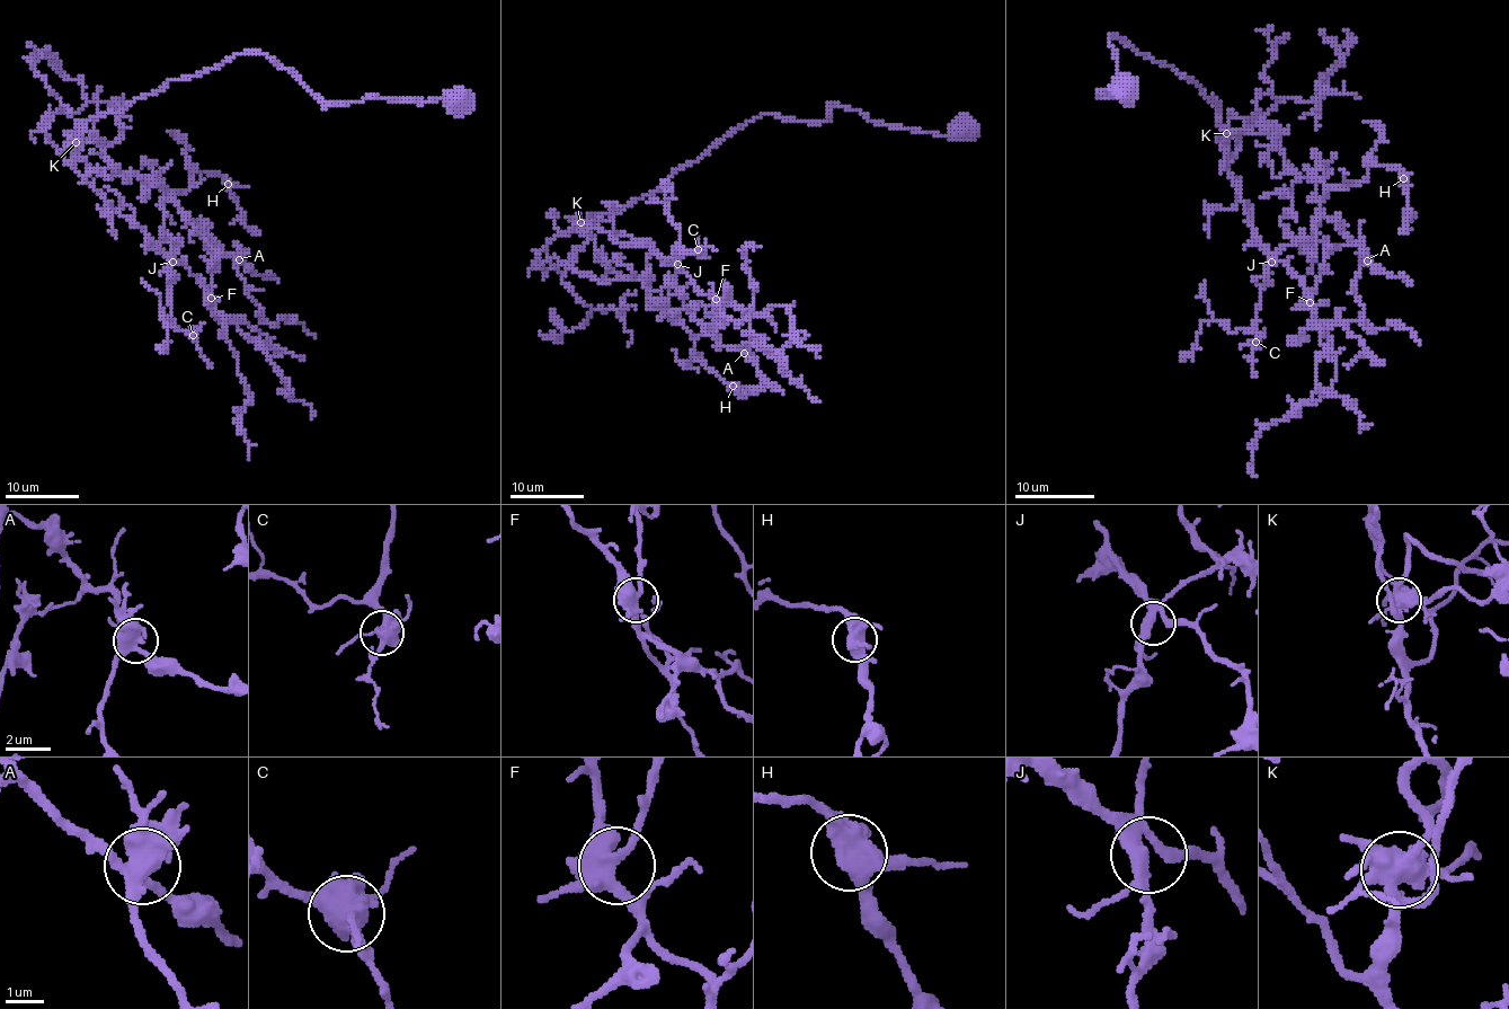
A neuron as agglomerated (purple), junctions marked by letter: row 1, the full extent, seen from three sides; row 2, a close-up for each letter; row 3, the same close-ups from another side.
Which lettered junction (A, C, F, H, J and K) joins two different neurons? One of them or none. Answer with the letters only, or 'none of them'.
none of them

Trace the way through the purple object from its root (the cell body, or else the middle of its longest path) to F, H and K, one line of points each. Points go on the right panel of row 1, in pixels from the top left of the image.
F: (1219, 115), (1227, 173), (1237, 196), (1250, 209), (1250, 227), (1266, 248), (1305, 284), (1310, 302)
H: (1219, 115), (1227, 131), (1271, 134), (1276, 176), (1289, 167), (1345, 188), (1378, 165), (1394, 167), (1403, 178)
K: (1219, 115), (1219, 124), (1225, 133)

